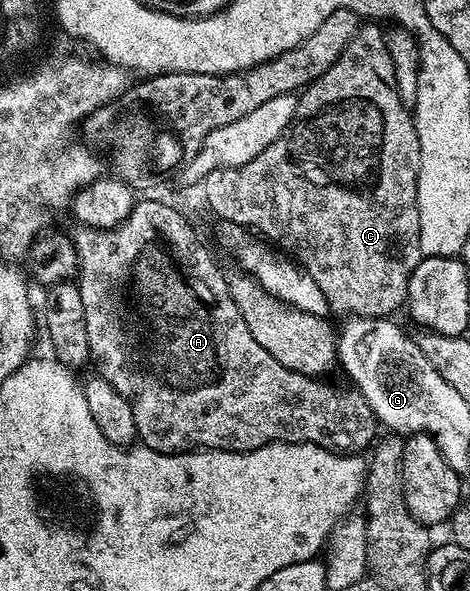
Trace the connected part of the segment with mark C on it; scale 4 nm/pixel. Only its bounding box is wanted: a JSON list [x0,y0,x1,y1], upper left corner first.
[200,21,424,319]

